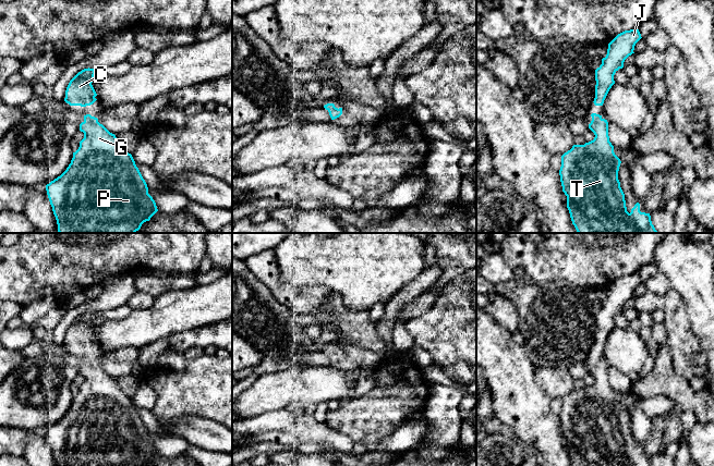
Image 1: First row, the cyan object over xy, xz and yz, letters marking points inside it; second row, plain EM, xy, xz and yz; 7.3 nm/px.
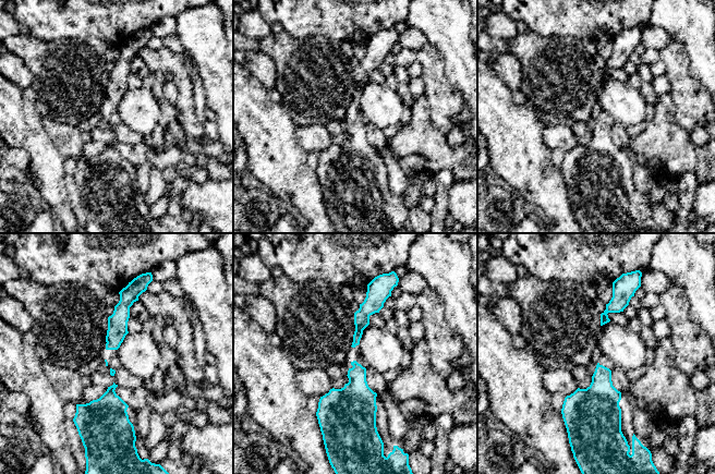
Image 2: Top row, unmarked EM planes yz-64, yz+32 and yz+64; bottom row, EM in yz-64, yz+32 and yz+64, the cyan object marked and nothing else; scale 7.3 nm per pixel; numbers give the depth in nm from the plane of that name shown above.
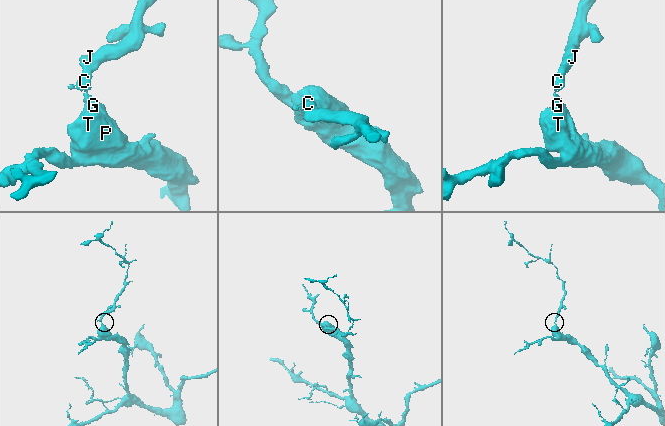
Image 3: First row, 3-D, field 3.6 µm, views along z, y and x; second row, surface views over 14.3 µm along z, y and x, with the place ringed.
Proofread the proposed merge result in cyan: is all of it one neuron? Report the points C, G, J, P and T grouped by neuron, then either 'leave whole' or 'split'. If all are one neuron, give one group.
C G J P T; leave whole

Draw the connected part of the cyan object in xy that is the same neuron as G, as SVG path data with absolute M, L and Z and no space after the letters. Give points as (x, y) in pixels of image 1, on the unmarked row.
M84 359L80 368L84 382L66 414L46 429L47 439L57 466L146 466L158 455L148 431L131 397L129 397L98 363Z

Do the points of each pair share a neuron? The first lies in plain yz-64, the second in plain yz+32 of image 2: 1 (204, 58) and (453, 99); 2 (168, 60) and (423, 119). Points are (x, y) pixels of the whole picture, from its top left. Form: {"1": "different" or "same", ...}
{"1": "different", "2": "different"}

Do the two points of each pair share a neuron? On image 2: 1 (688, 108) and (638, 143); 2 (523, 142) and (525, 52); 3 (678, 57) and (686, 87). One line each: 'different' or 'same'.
1: different
2: different
3: same

